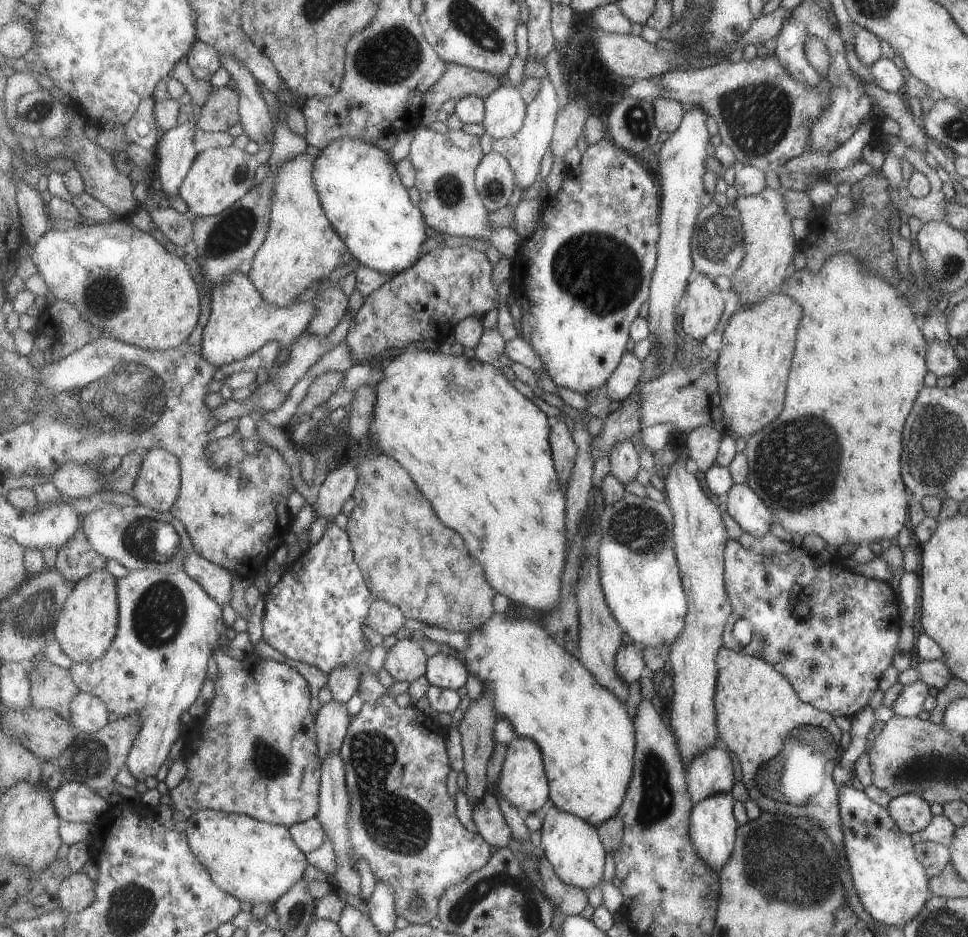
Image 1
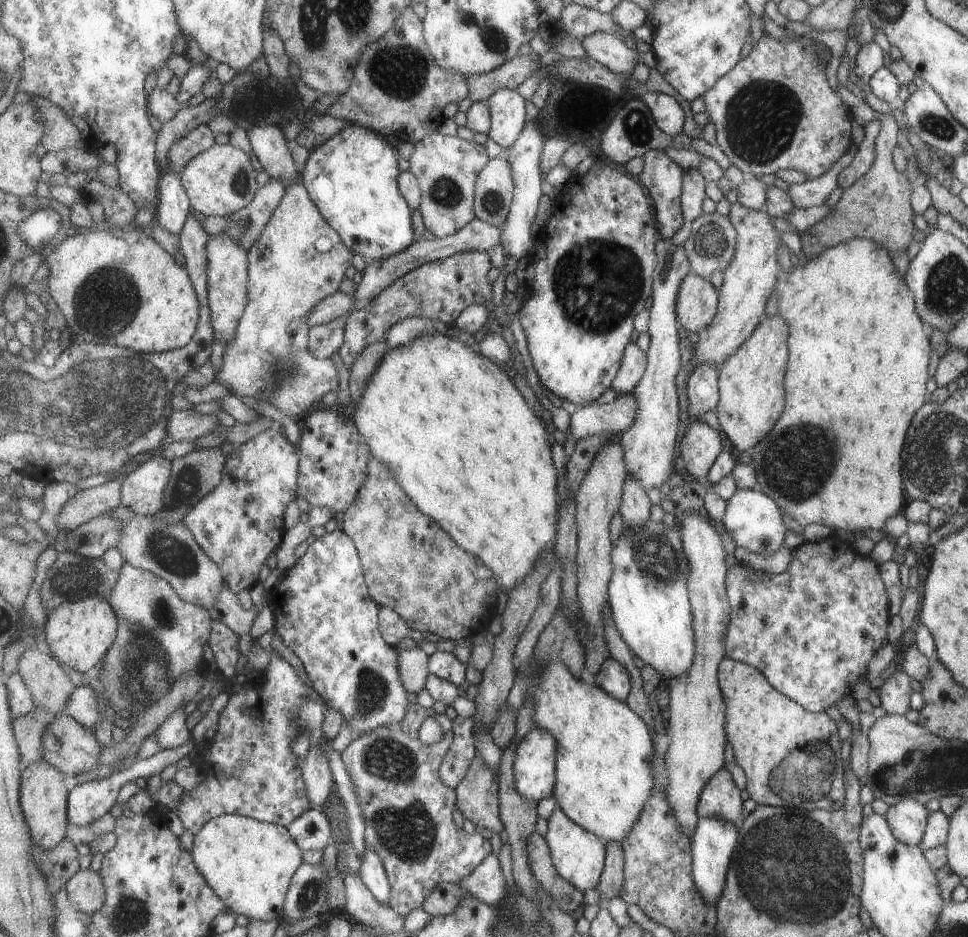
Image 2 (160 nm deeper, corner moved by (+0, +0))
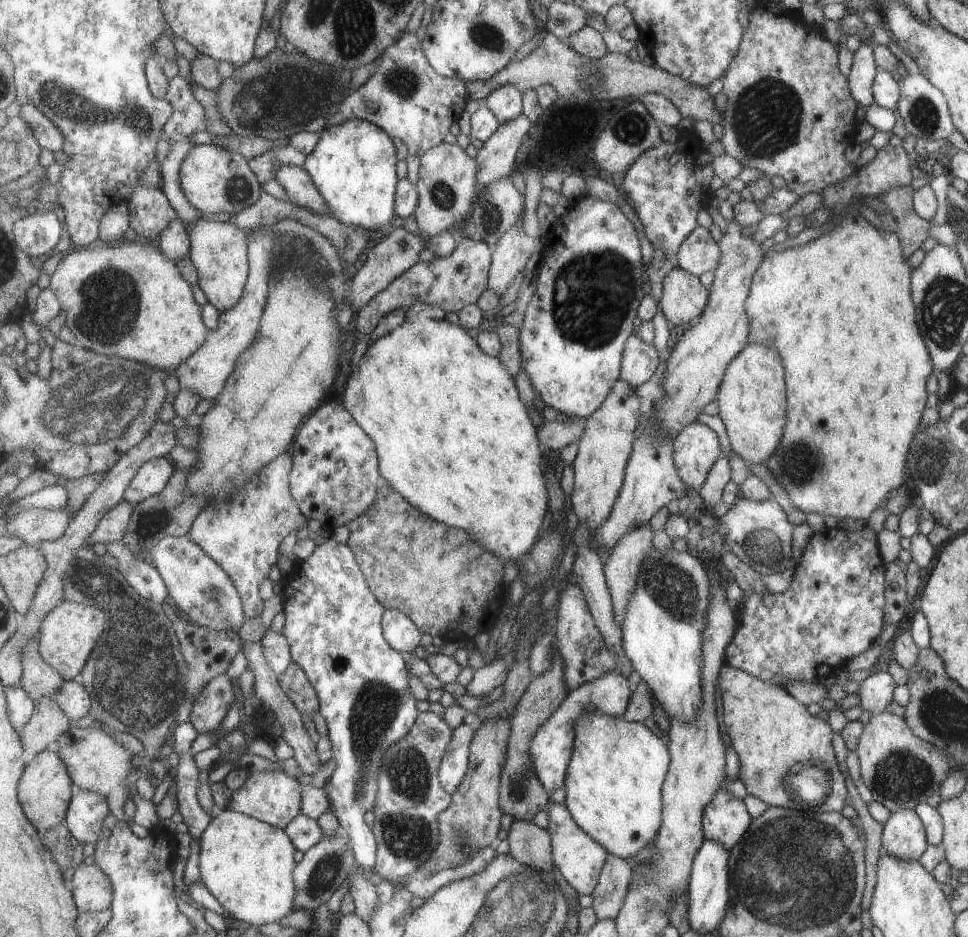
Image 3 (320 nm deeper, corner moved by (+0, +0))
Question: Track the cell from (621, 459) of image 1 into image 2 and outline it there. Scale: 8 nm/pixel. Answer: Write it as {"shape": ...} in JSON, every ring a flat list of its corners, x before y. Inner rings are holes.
{"shape":[[631,475,625,483,624,500,620,513,622,514,623,526,633,531,636,527,643,527,651,516,651,498,641,484]]}

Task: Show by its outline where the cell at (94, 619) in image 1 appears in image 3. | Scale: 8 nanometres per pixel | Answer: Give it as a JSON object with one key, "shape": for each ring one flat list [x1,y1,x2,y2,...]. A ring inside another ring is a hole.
{"shape":[[63,599,41,623,37,638,43,658,66,681,80,679,89,657,99,644,102,634,107,630,109,616,104,609,87,603,78,603,71,599]]}

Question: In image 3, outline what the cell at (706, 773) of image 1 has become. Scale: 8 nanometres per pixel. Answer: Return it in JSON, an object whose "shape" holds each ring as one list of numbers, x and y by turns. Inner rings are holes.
{"shape":[[726,784,705,807,704,835,731,850,751,824,751,816,745,803,728,792]]}

